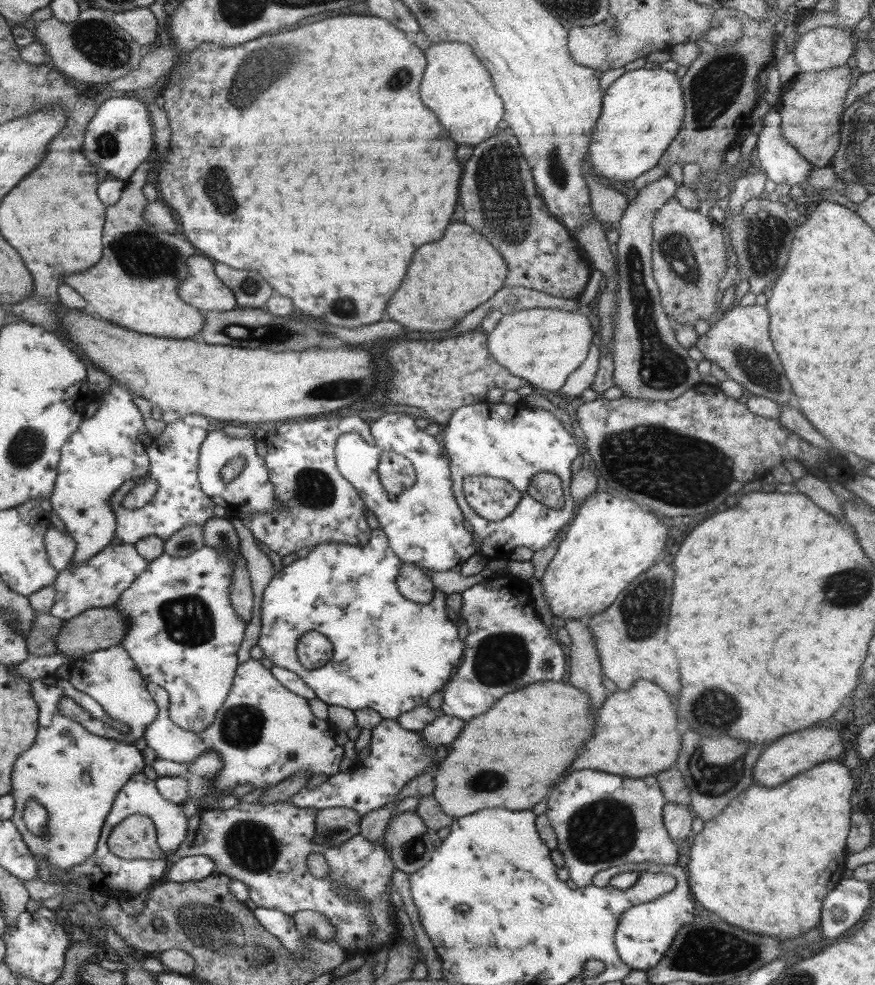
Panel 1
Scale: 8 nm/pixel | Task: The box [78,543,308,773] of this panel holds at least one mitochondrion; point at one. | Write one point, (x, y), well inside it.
(187, 620)

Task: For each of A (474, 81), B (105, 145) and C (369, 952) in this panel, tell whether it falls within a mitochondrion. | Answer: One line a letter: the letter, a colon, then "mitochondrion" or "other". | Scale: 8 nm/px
A: other
B: mitochondrion
C: other

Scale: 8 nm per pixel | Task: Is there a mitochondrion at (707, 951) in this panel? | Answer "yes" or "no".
yes

